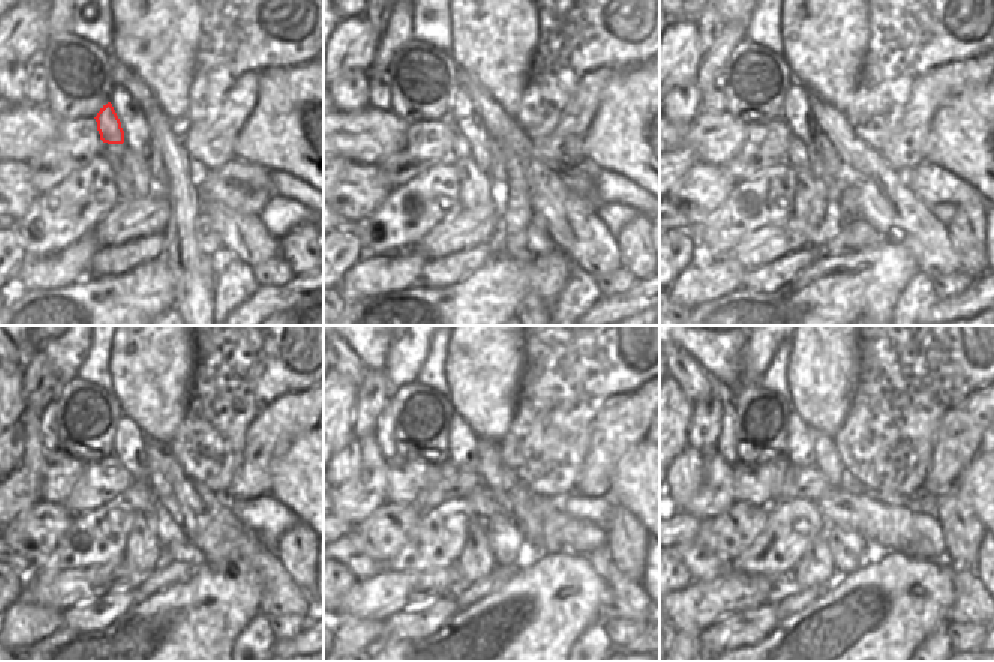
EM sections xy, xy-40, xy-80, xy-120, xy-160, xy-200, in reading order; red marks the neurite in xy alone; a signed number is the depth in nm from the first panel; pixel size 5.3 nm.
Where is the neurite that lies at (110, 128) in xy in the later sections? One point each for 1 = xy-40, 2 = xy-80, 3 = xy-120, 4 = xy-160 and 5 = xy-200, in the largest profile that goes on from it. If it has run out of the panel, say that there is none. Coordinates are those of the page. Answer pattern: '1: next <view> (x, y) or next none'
1: next xy-40 (461, 149)
2: next xy-80 (796, 153)
3: next xy-120 (140, 496)
4: next xy-160 (486, 503)
5: next xy-200 (892, 527)

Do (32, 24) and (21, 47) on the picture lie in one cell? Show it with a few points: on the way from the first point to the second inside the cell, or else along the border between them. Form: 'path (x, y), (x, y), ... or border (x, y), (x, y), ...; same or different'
path (26, 30), (21, 35), (21, 41); same

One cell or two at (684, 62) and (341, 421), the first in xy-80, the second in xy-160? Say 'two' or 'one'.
one

